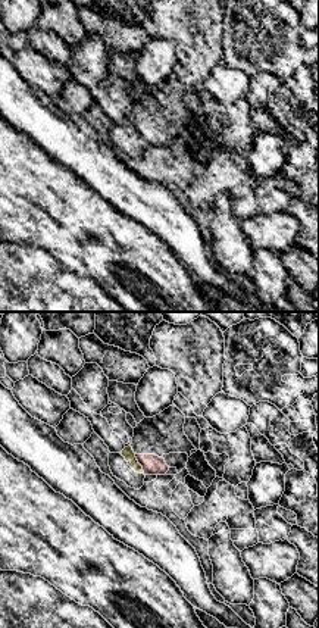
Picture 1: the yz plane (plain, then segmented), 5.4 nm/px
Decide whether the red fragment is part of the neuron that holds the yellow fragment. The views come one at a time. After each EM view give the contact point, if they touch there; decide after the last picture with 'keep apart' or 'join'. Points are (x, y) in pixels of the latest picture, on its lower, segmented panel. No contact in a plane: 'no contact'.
(138, 464)

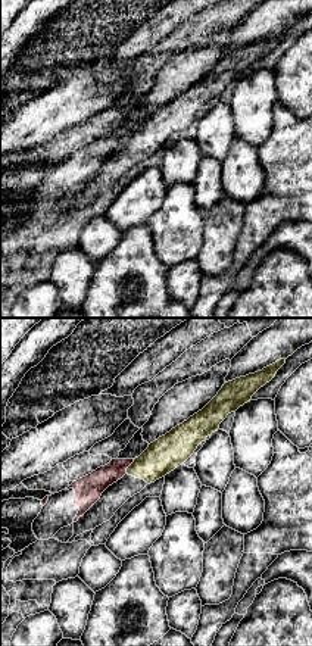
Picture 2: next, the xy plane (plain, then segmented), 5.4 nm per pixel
(128, 467)

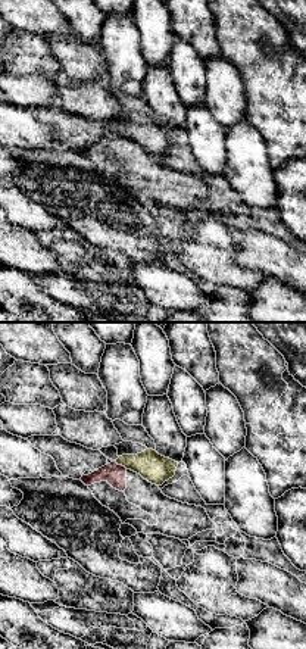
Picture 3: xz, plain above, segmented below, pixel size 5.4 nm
(121, 464)

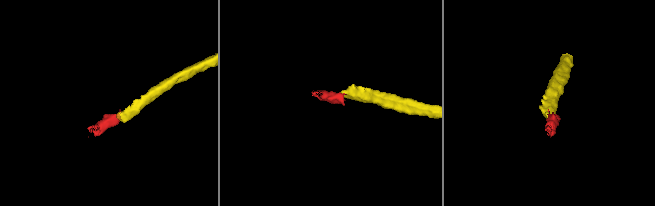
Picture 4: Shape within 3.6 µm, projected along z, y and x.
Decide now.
keep apart

